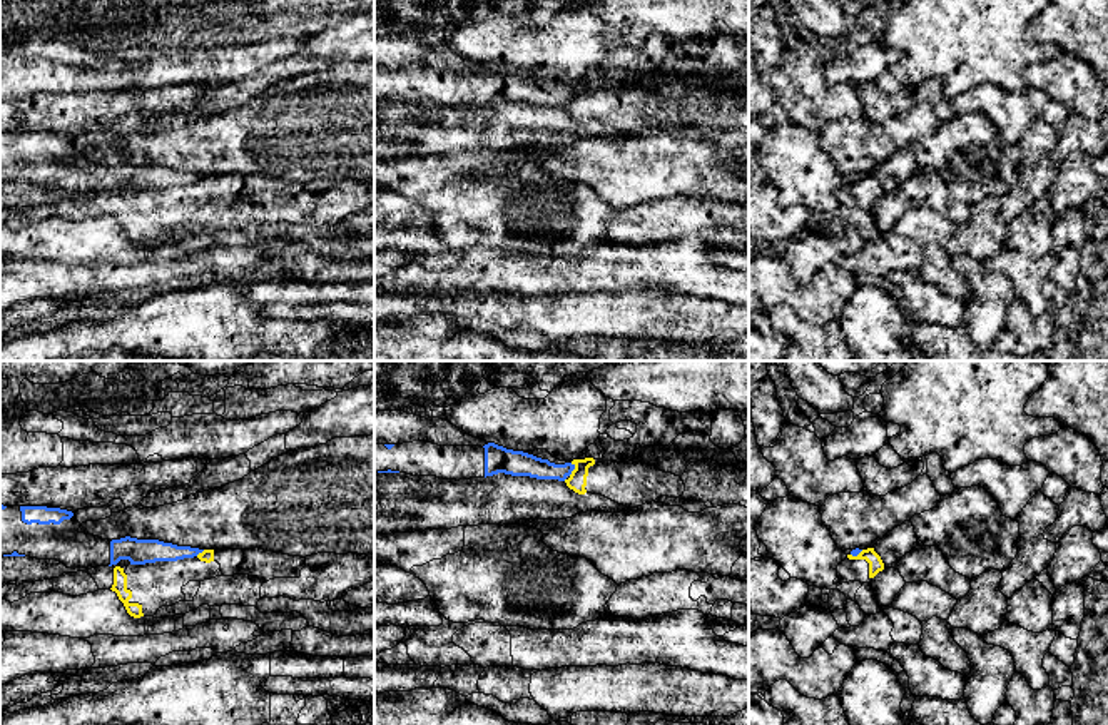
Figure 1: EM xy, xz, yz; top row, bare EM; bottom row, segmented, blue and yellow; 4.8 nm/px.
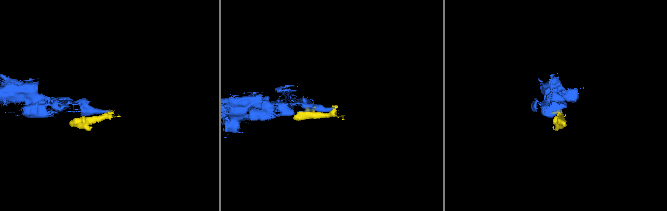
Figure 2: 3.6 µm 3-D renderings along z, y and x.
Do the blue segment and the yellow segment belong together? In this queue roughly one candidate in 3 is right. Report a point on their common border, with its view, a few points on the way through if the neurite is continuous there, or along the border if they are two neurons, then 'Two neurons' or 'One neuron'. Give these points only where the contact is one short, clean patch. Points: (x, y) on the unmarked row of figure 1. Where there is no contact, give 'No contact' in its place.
Touches blue at xz (574, 94). Two neurons

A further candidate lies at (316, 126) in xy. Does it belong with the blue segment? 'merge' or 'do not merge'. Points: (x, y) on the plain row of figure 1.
do not merge

